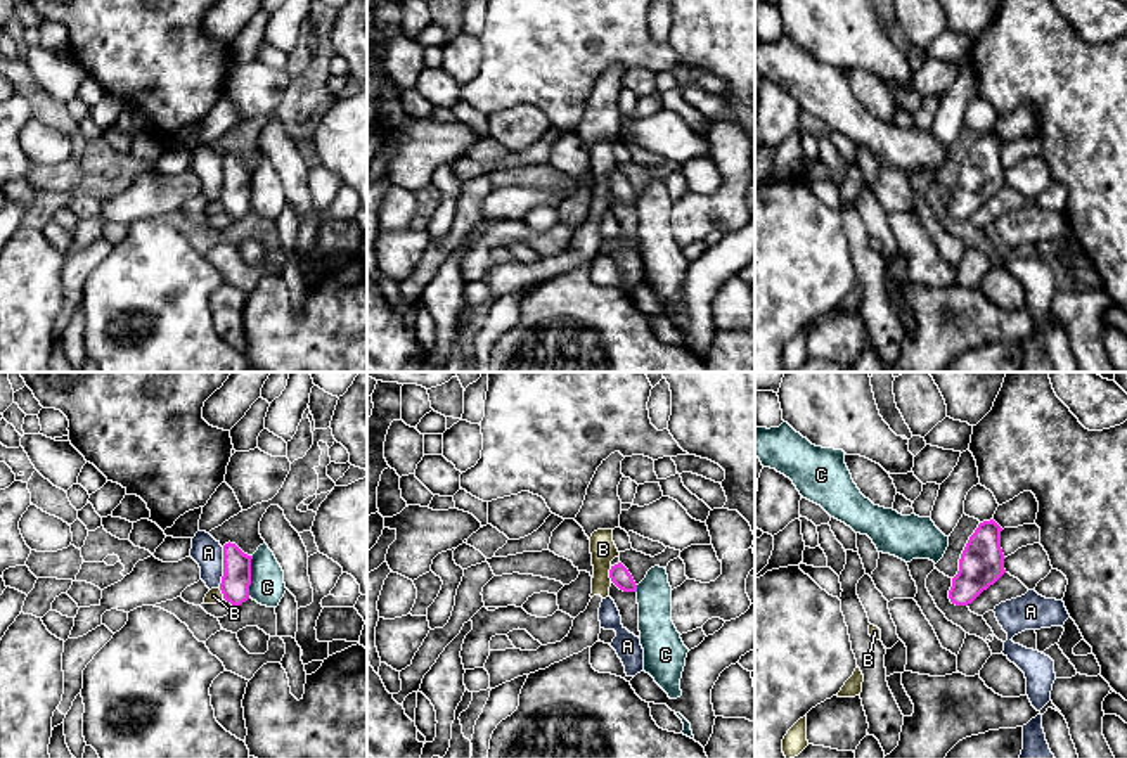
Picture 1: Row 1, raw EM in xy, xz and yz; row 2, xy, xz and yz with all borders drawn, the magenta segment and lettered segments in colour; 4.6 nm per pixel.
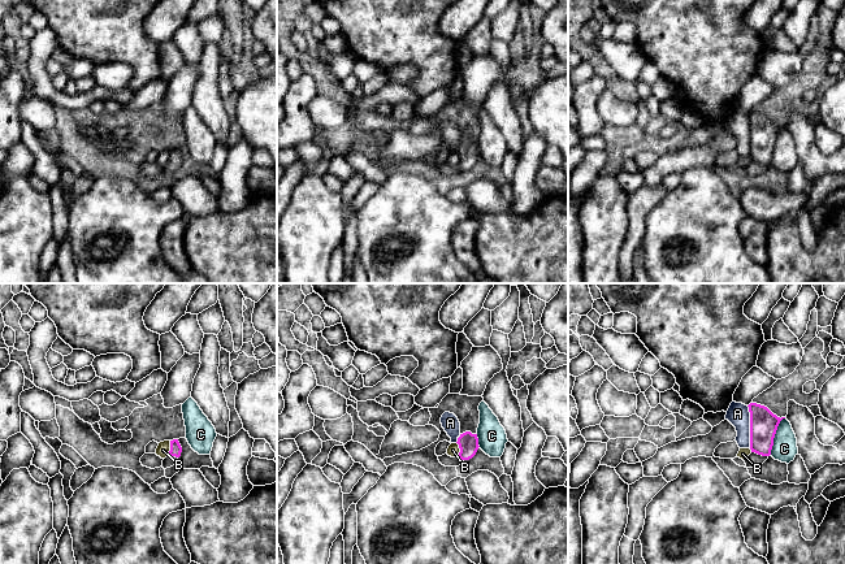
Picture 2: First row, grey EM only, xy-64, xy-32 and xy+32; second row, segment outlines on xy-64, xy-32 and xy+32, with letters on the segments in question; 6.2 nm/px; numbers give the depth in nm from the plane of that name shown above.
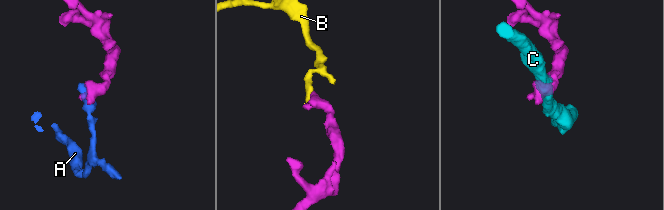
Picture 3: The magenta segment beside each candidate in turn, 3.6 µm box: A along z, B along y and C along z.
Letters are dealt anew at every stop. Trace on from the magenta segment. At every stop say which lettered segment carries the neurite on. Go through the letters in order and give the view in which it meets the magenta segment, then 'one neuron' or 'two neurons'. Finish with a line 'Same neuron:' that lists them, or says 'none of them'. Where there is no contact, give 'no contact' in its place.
A: xy | two neurons
B: xz | two neurons
C: xy | two neurons
Same neuron: none of them

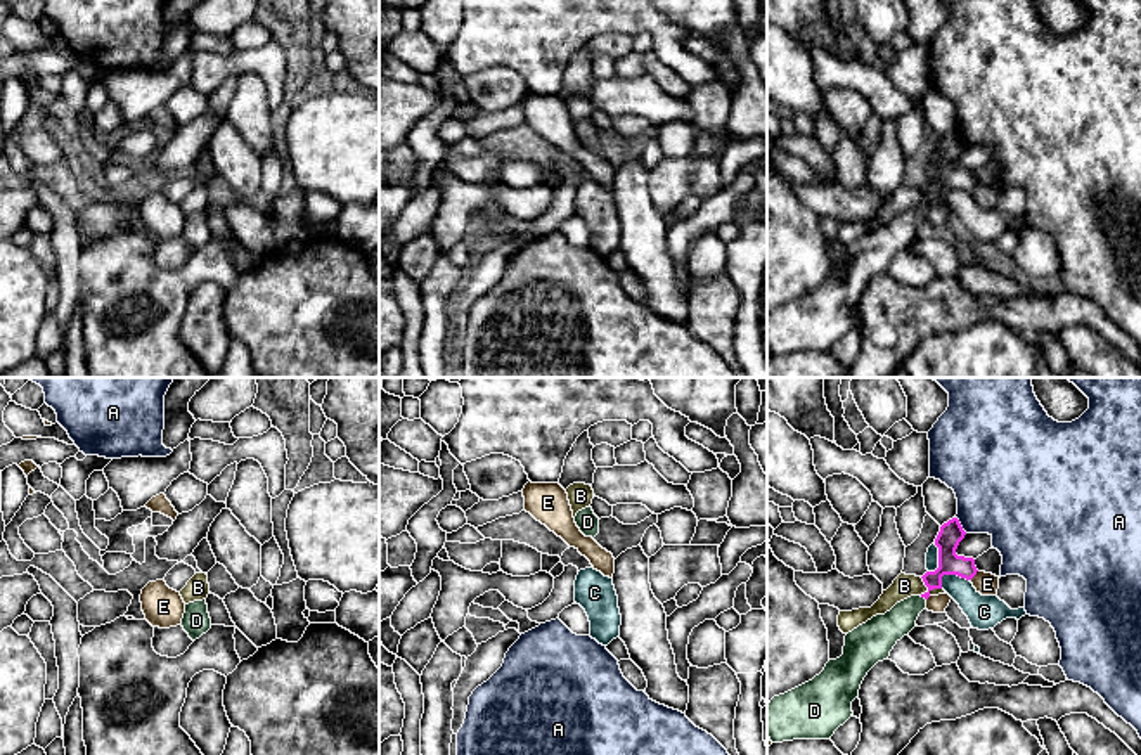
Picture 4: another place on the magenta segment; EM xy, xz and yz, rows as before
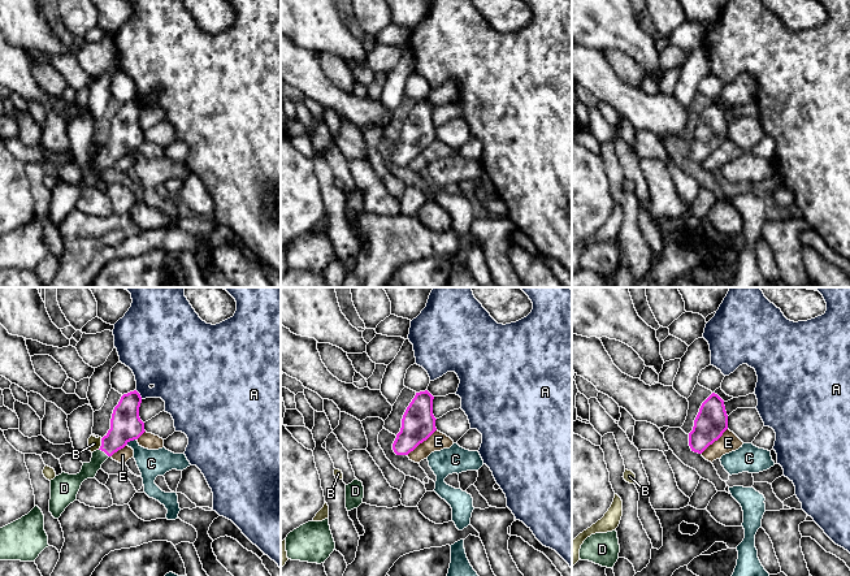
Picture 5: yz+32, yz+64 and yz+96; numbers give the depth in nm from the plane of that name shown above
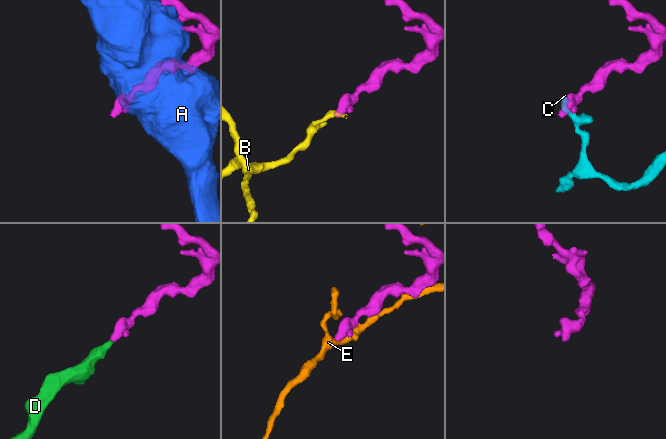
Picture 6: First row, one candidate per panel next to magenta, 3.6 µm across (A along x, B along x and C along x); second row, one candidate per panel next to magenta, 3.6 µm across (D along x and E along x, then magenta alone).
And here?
A: yz | two neurons
B: yz | two neurons
C: yz | two neurons
D: yz | one neuron
E: yz | two neurons
Same neuron: D

